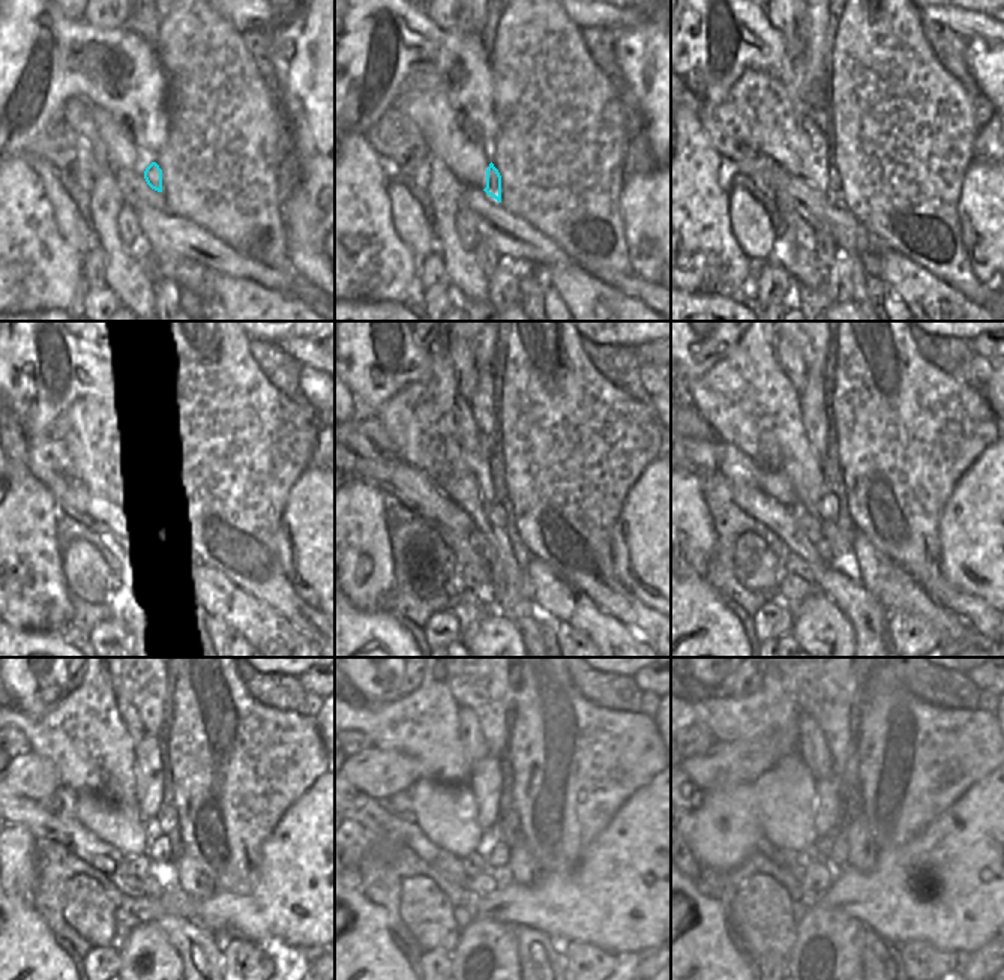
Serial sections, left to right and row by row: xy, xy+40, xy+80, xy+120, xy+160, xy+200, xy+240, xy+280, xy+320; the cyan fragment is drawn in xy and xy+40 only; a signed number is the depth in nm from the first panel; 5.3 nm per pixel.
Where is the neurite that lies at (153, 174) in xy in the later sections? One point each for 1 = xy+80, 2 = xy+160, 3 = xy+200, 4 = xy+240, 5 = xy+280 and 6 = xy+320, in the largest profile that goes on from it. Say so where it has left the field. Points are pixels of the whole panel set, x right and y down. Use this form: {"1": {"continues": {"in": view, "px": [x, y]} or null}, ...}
{"1": {"continues": {"in": "xy+80", "px": [833, 176]}}, "2": {"continues": {"in": "xy+160", "px": [497, 515]}}, "3": {"continues": {"in": "xy+200", "px": [829, 506]}}, "4": {"continues": {"in": "xy+240", "px": [159, 853]}}, "5": {"continues": {"in": "xy+280", "px": [500, 853]}}, "6": {"continues": {"in": "xy+320", "px": [836, 856]}}}

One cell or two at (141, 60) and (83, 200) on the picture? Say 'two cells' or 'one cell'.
two cells

